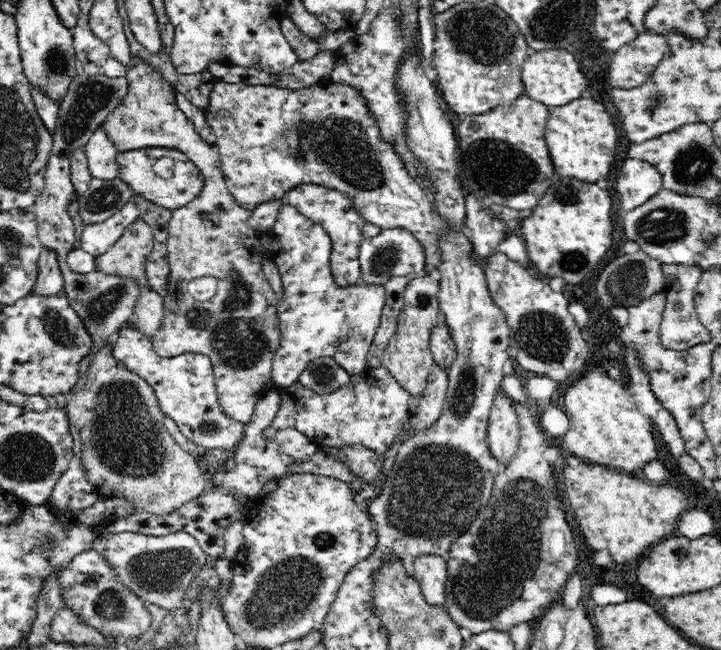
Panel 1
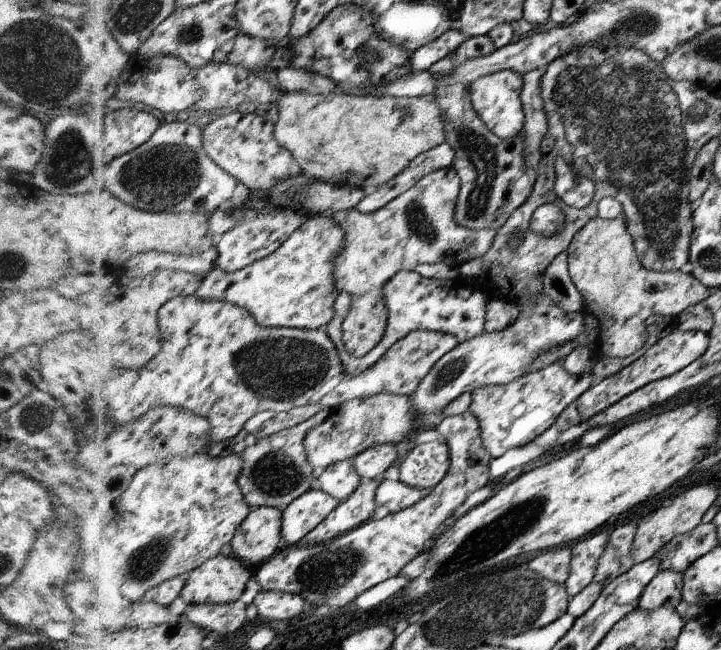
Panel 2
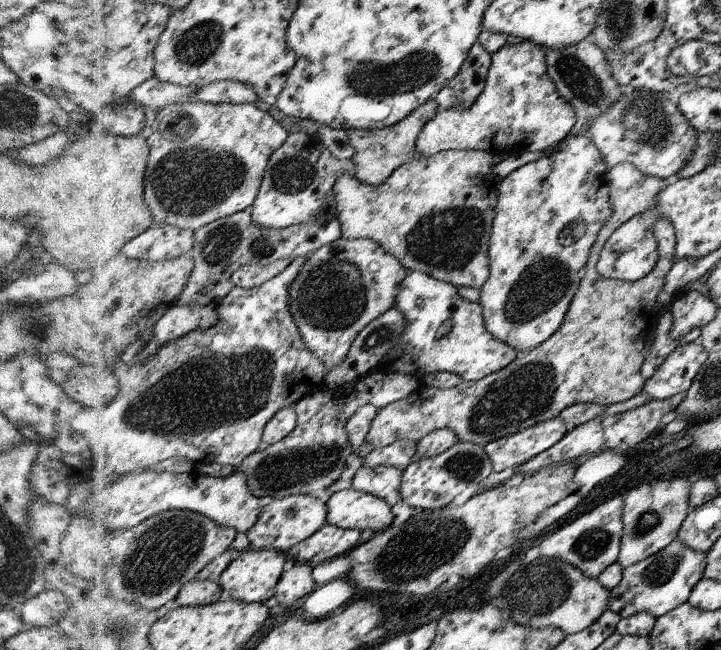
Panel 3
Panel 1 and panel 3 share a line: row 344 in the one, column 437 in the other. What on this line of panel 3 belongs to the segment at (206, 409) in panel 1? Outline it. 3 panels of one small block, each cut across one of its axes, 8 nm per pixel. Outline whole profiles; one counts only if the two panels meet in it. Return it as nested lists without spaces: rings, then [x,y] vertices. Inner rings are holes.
[[[534,41],[507,43],[493,54],[485,91],[477,102],[466,110],[438,110],[418,136],[416,157],[433,156],[449,149],[473,149],[499,155],[504,146],[508,154],[541,153],[565,140],[576,123],[573,105],[558,94],[548,77],[544,49]],[[498,134],[504,134],[504,142],[500,144],[494,142]]]

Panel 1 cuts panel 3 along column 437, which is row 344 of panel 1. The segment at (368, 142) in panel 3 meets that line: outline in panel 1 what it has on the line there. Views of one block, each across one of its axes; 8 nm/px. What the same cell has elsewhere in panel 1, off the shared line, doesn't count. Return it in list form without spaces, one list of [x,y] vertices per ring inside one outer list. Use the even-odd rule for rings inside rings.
[[[106,342],[93,352],[84,386],[72,392],[65,410],[81,438],[81,468],[93,491],[123,499],[150,517],[170,514],[207,489],[197,458],[180,447],[164,425],[154,387],[124,367]]]

